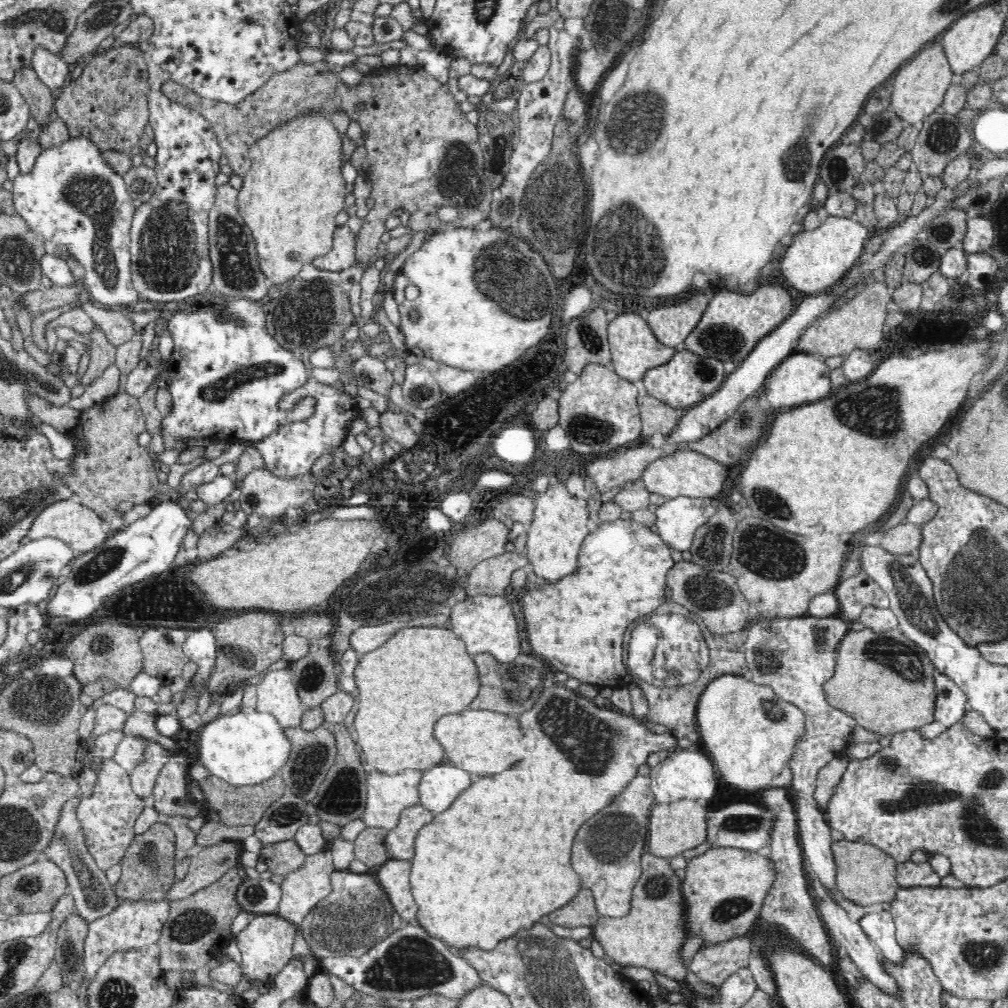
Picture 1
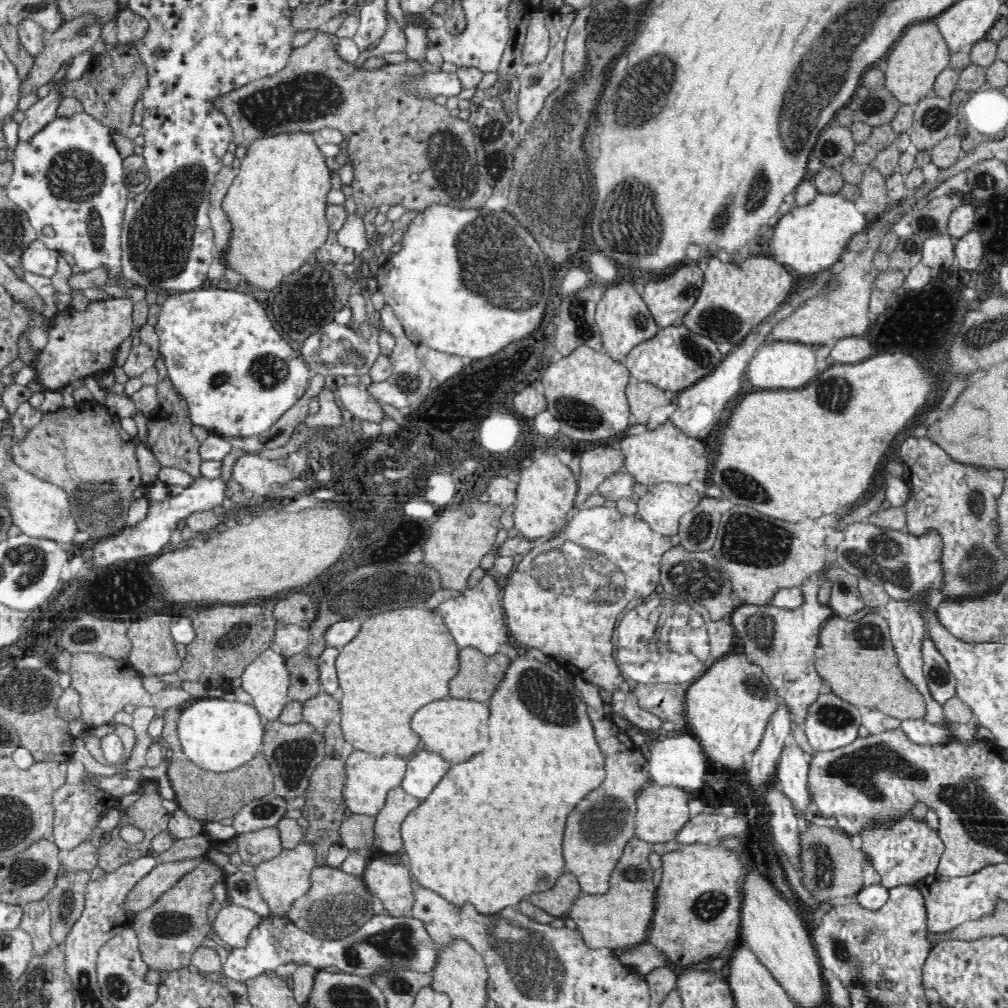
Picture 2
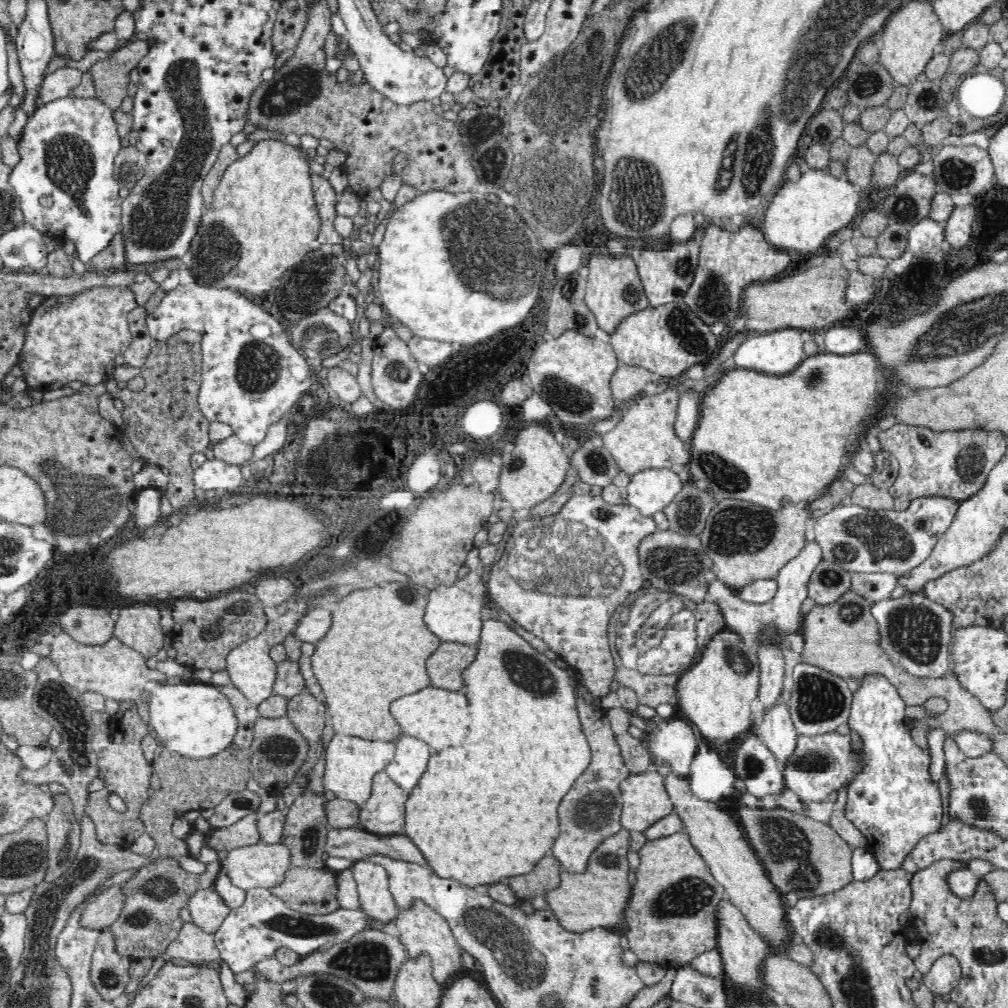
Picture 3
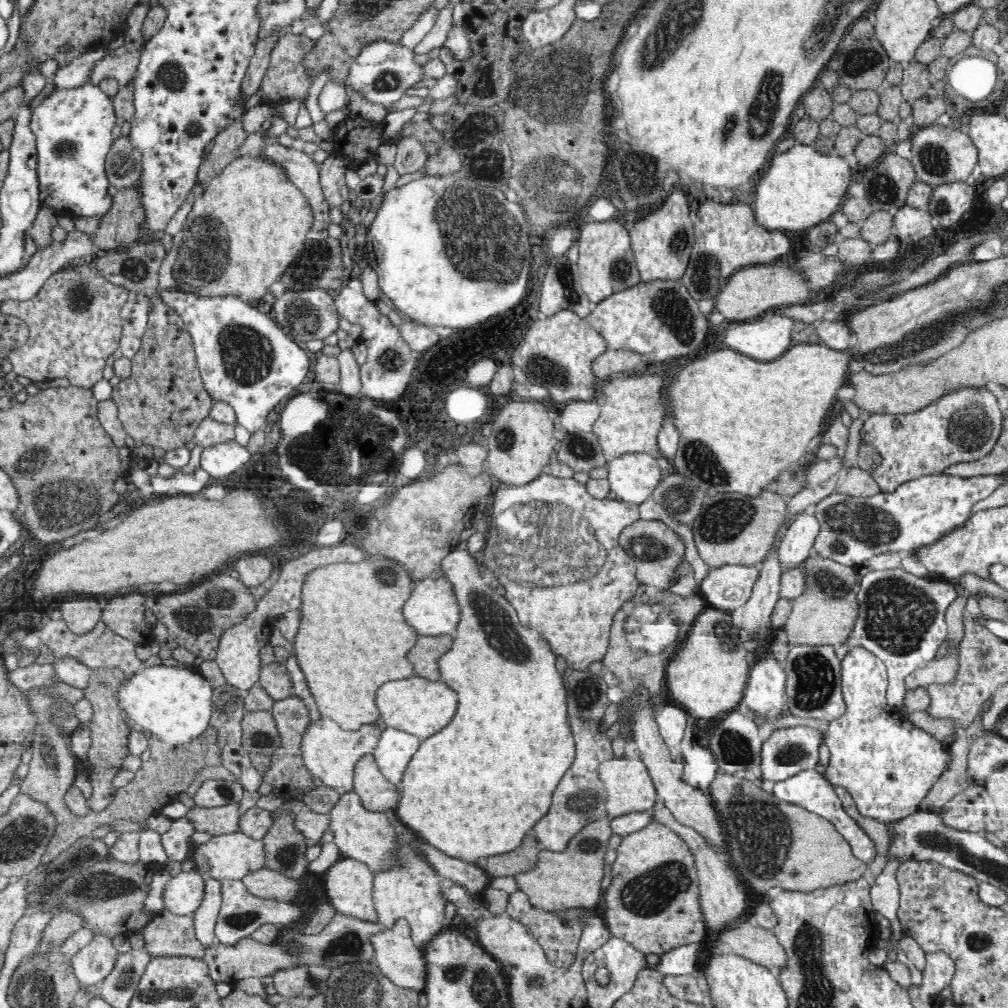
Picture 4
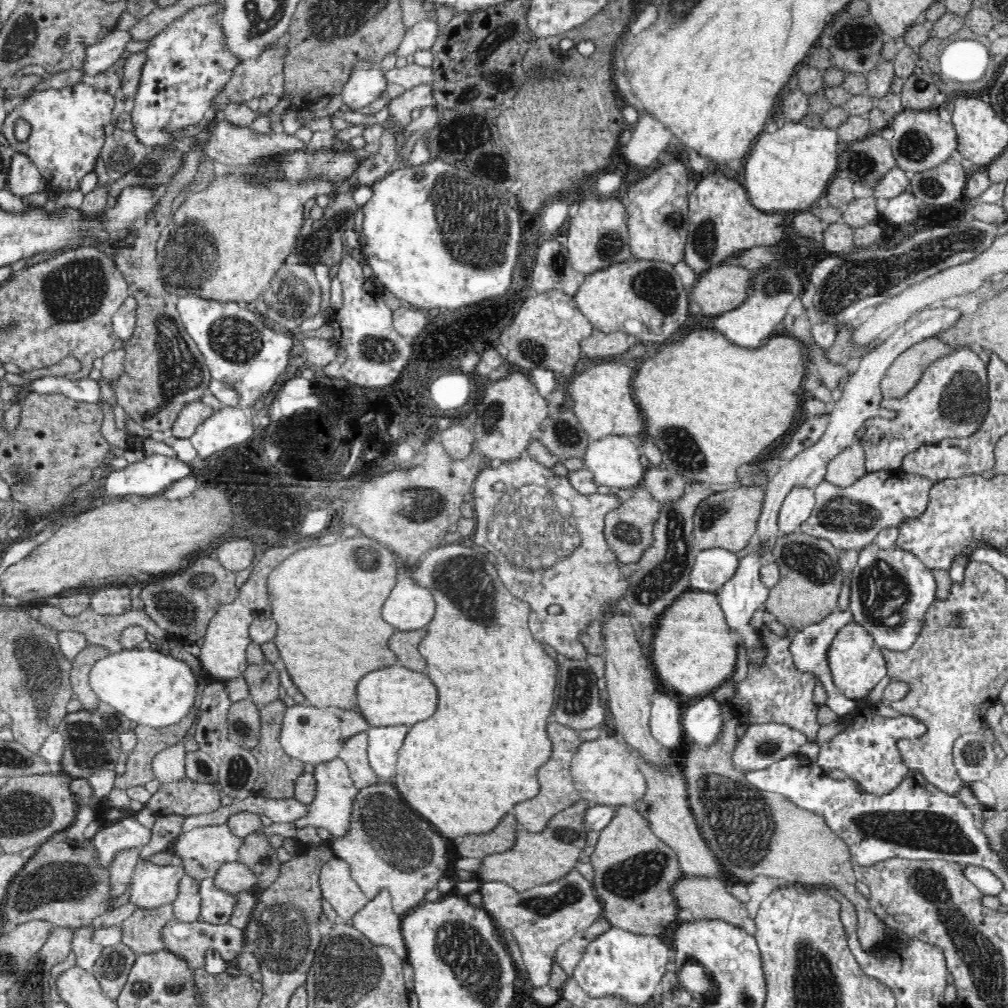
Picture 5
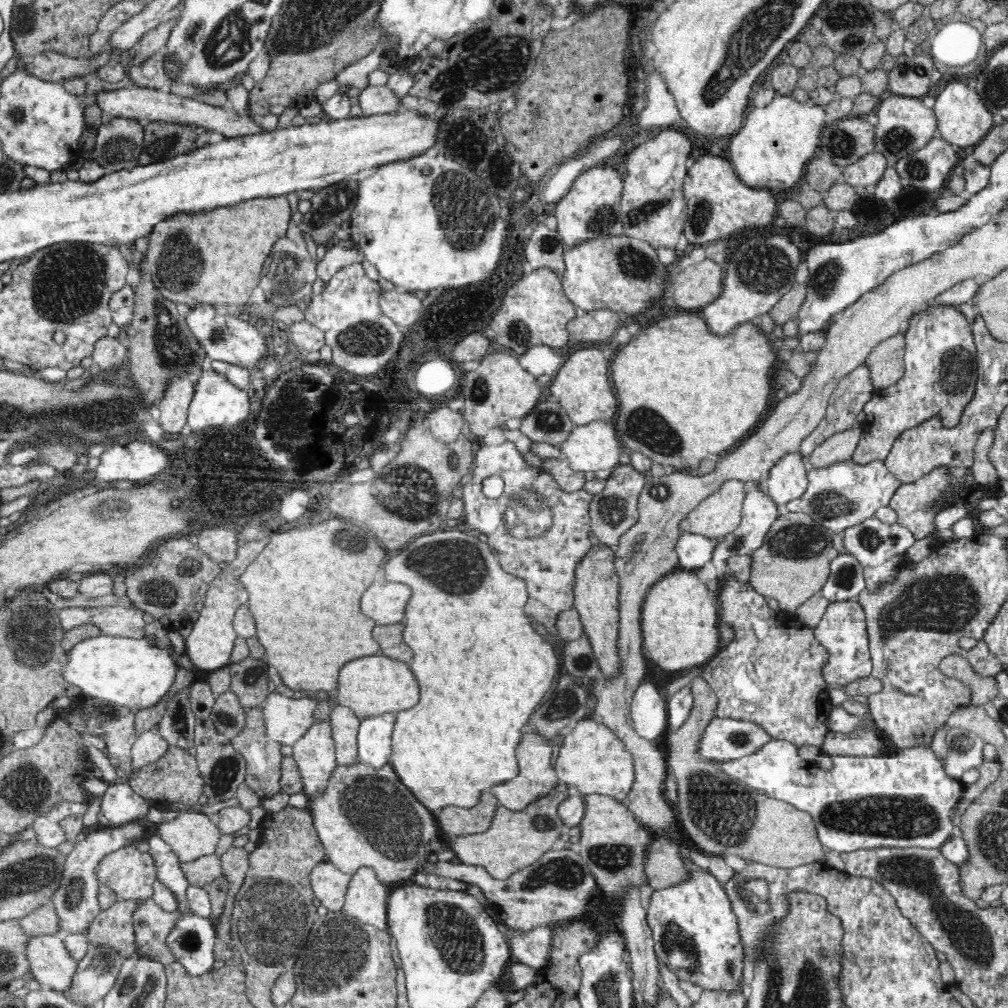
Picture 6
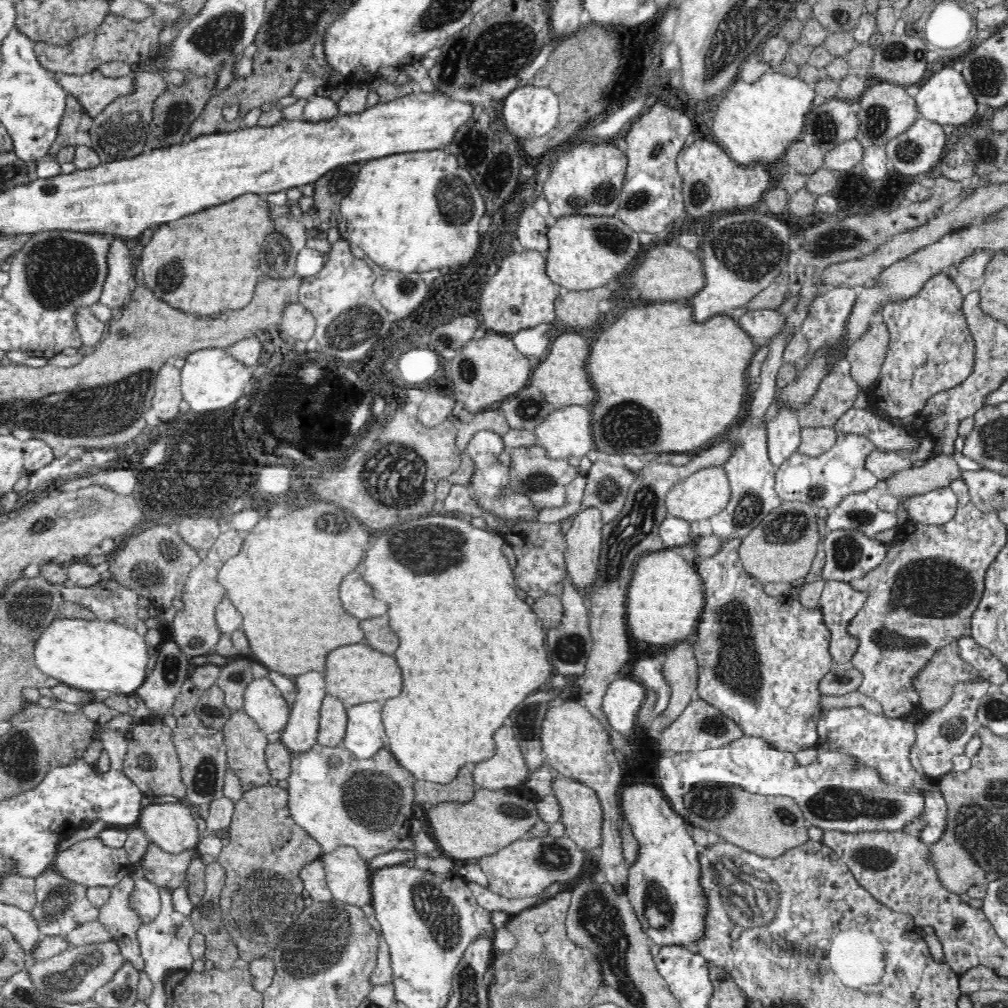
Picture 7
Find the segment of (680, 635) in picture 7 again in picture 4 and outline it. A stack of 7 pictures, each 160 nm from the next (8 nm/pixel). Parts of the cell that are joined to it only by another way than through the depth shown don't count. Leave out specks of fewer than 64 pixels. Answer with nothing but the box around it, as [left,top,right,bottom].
[665,604,748,722]

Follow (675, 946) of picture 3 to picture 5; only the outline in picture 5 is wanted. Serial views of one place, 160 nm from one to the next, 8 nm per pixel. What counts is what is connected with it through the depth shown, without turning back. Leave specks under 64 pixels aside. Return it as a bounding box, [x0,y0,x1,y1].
[590,805,682,936]

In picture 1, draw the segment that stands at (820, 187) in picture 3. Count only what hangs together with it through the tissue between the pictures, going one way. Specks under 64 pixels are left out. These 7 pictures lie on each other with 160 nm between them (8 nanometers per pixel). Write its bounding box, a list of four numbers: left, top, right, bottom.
[780,218,869,296]

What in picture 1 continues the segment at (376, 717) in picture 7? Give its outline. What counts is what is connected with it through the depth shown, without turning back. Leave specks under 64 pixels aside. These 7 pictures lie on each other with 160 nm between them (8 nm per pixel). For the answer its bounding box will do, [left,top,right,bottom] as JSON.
[418,764,470,812]

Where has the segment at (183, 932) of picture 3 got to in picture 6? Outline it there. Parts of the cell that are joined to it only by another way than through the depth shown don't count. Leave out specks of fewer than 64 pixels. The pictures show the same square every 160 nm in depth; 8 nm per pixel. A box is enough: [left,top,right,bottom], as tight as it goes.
[86,898,139,958]

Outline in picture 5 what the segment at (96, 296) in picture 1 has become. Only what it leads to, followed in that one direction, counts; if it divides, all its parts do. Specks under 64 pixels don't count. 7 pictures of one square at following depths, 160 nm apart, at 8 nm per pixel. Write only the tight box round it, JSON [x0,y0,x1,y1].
[1,81,114,192]

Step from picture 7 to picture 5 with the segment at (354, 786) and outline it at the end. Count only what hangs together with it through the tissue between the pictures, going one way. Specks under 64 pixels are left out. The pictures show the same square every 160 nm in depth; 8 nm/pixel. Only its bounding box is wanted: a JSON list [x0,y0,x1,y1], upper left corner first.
[329,780,449,916]

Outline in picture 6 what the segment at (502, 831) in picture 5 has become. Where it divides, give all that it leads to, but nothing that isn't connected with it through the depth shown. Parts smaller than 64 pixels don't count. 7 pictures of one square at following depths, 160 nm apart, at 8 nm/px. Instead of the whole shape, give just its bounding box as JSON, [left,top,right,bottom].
[433,791,498,836]

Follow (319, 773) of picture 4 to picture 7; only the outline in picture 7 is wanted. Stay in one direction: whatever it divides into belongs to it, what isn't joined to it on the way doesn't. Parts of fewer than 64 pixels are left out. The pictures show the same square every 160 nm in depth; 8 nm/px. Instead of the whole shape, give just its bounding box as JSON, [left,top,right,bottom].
[242,677,291,735]

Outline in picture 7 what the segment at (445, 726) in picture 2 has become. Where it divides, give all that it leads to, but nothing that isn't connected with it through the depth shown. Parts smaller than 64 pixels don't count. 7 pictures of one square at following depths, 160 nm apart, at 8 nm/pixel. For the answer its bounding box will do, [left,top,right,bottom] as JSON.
[323,642,402,709]

